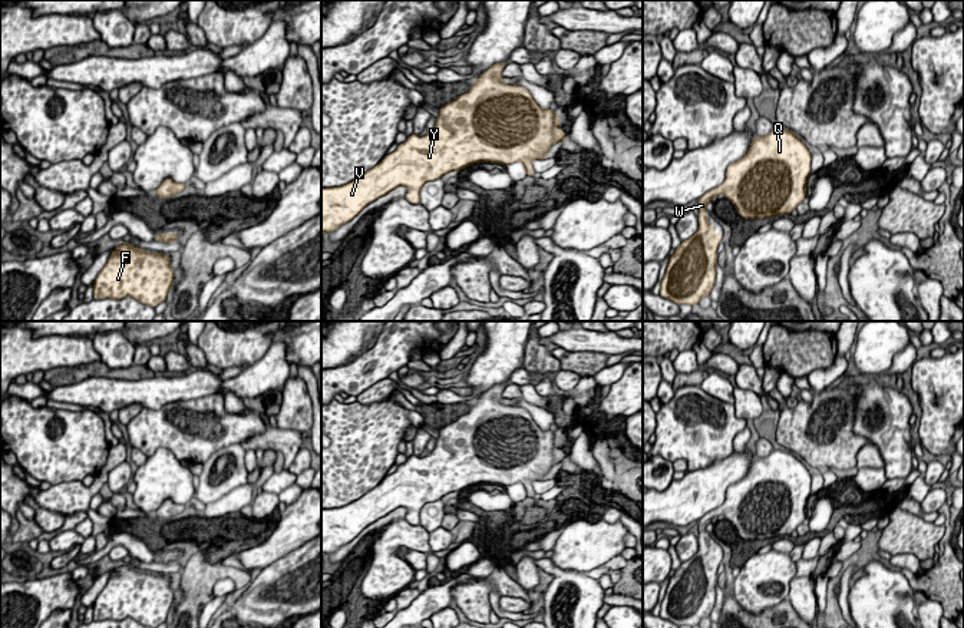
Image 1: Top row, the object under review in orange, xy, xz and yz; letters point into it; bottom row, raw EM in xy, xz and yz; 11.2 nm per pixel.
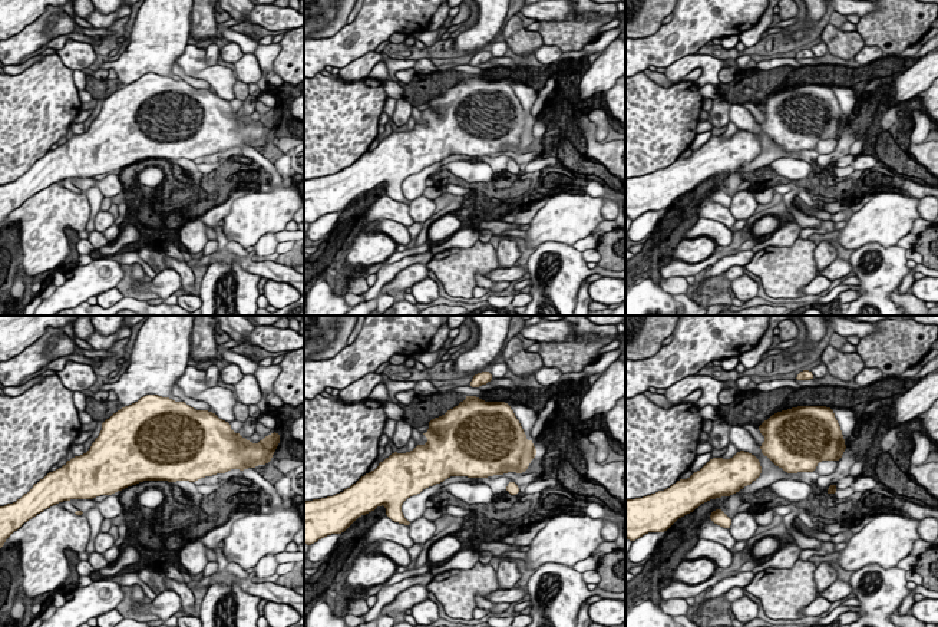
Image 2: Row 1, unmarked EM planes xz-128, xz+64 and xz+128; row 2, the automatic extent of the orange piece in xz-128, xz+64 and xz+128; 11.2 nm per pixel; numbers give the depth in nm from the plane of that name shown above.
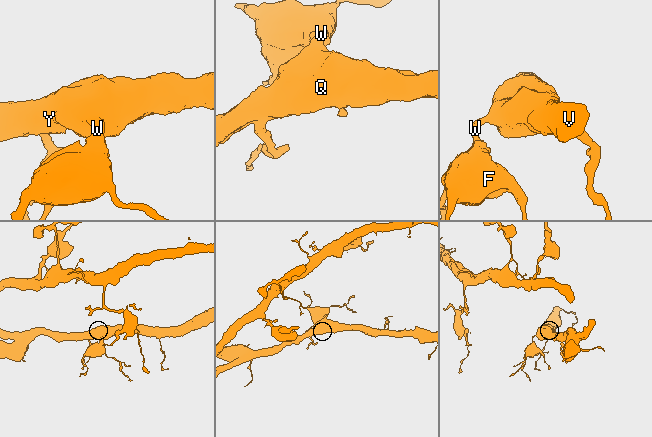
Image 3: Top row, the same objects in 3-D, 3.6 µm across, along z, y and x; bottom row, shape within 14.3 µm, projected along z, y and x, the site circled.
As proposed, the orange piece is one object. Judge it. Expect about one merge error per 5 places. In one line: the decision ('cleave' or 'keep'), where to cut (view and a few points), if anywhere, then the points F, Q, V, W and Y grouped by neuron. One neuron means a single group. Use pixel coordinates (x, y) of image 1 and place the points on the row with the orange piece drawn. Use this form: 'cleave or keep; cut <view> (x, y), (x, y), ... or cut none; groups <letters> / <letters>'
keep; cut none; groups F Q V W Y

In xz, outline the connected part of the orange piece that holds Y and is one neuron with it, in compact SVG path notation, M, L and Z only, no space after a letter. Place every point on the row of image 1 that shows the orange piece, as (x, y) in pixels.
M508 62L495 63L473 80L466 93L440 106L436 123L427 135L409 135L394 152L387 153L360 178L341 186L321 188L321 232L336 231L369 204L397 186L406 186L405 198L417 205L420 188L426 182L473 163L522 162L525 175L532 176L535 173L532 162L549 156L549 149L557 142L565 143L565 133L559 125L559 113L542 109L526 87L502 82L502 70L506 65Z

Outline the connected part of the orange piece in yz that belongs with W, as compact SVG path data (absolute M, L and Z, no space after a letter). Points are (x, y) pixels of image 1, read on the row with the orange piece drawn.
M772 129L766 136L756 136L747 153L730 163L720 186L706 192L699 204L699 228L693 237L674 249L670 257L666 274L660 284L660 295L677 305L689 304L699 307L703 297L710 297L716 282L717 248L723 234L717 234L707 221L706 206L720 194L724 195L745 219L775 218L792 214L806 198L806 182L811 175L812 153L798 135L788 129Z

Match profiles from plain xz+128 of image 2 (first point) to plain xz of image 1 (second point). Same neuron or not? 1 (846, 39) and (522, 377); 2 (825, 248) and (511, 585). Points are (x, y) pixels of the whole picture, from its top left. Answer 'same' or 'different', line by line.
1: different
2: different

